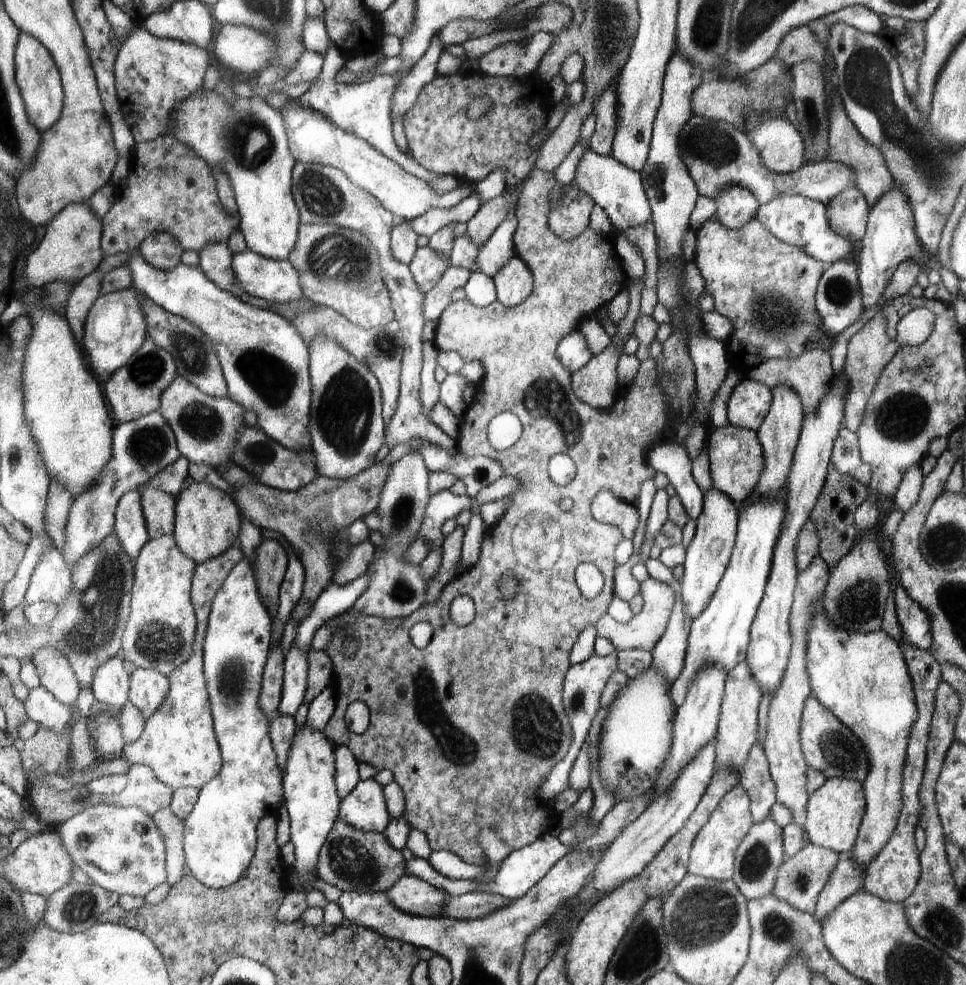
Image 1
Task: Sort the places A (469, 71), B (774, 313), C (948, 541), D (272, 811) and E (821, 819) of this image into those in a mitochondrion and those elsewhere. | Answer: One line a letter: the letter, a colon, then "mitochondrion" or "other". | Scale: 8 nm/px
A: other
B: mitochondrion
C: mitochondrion
D: other
E: other

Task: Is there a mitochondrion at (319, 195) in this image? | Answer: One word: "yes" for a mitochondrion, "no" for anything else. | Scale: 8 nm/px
yes

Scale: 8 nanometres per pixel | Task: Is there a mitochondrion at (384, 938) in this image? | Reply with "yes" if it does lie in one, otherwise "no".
no

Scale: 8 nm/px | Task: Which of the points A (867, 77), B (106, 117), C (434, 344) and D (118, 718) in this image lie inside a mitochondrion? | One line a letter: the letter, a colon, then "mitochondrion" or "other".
A: mitochondrion
B: other
C: other
D: other

